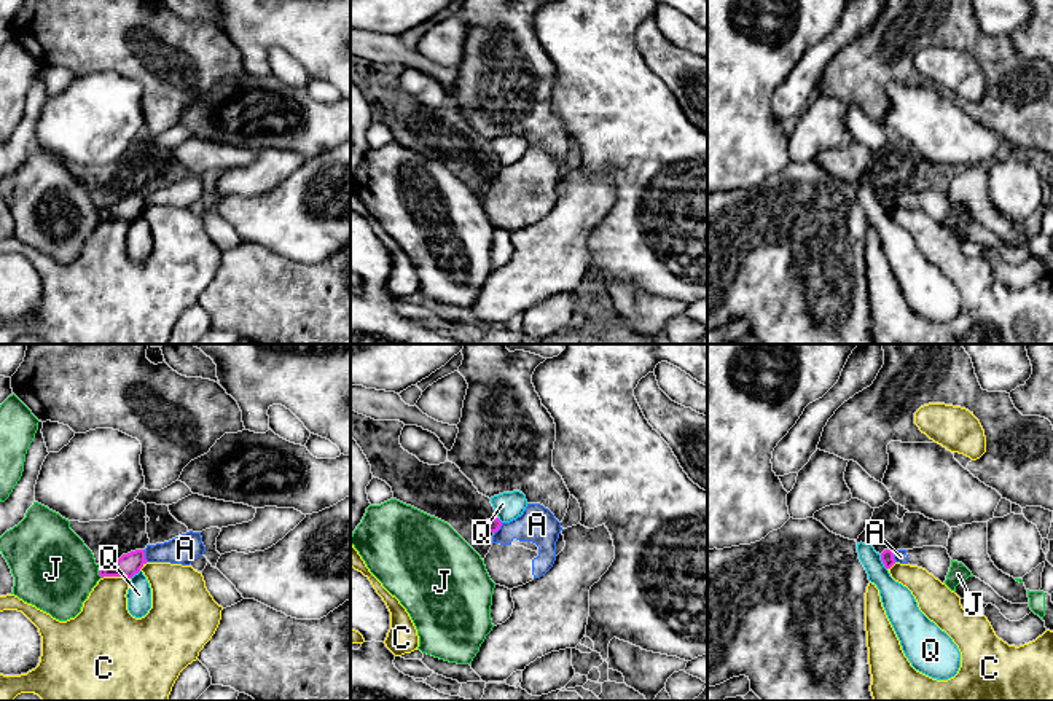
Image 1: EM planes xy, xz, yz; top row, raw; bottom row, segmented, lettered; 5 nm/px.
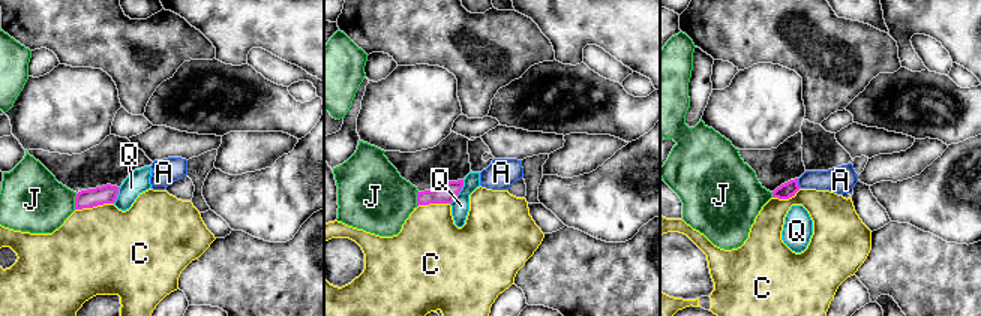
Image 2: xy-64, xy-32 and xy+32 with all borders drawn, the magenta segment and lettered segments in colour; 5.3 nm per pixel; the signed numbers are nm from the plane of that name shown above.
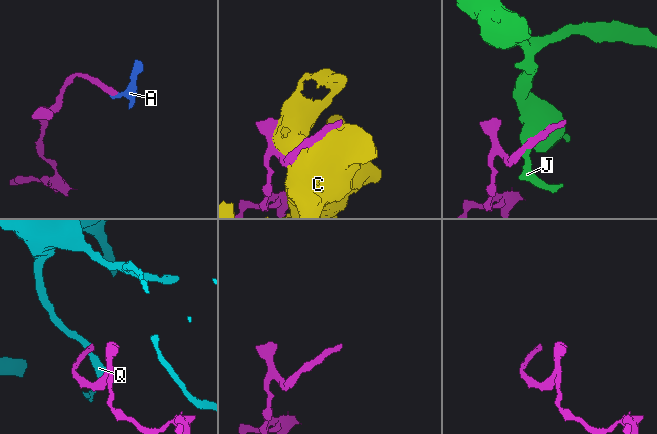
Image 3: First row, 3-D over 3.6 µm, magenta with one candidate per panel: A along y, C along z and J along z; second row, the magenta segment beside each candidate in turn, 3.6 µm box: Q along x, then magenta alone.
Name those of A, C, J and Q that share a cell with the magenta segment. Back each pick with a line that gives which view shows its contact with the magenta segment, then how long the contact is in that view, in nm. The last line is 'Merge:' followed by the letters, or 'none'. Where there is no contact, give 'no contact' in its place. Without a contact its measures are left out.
Merge: none

